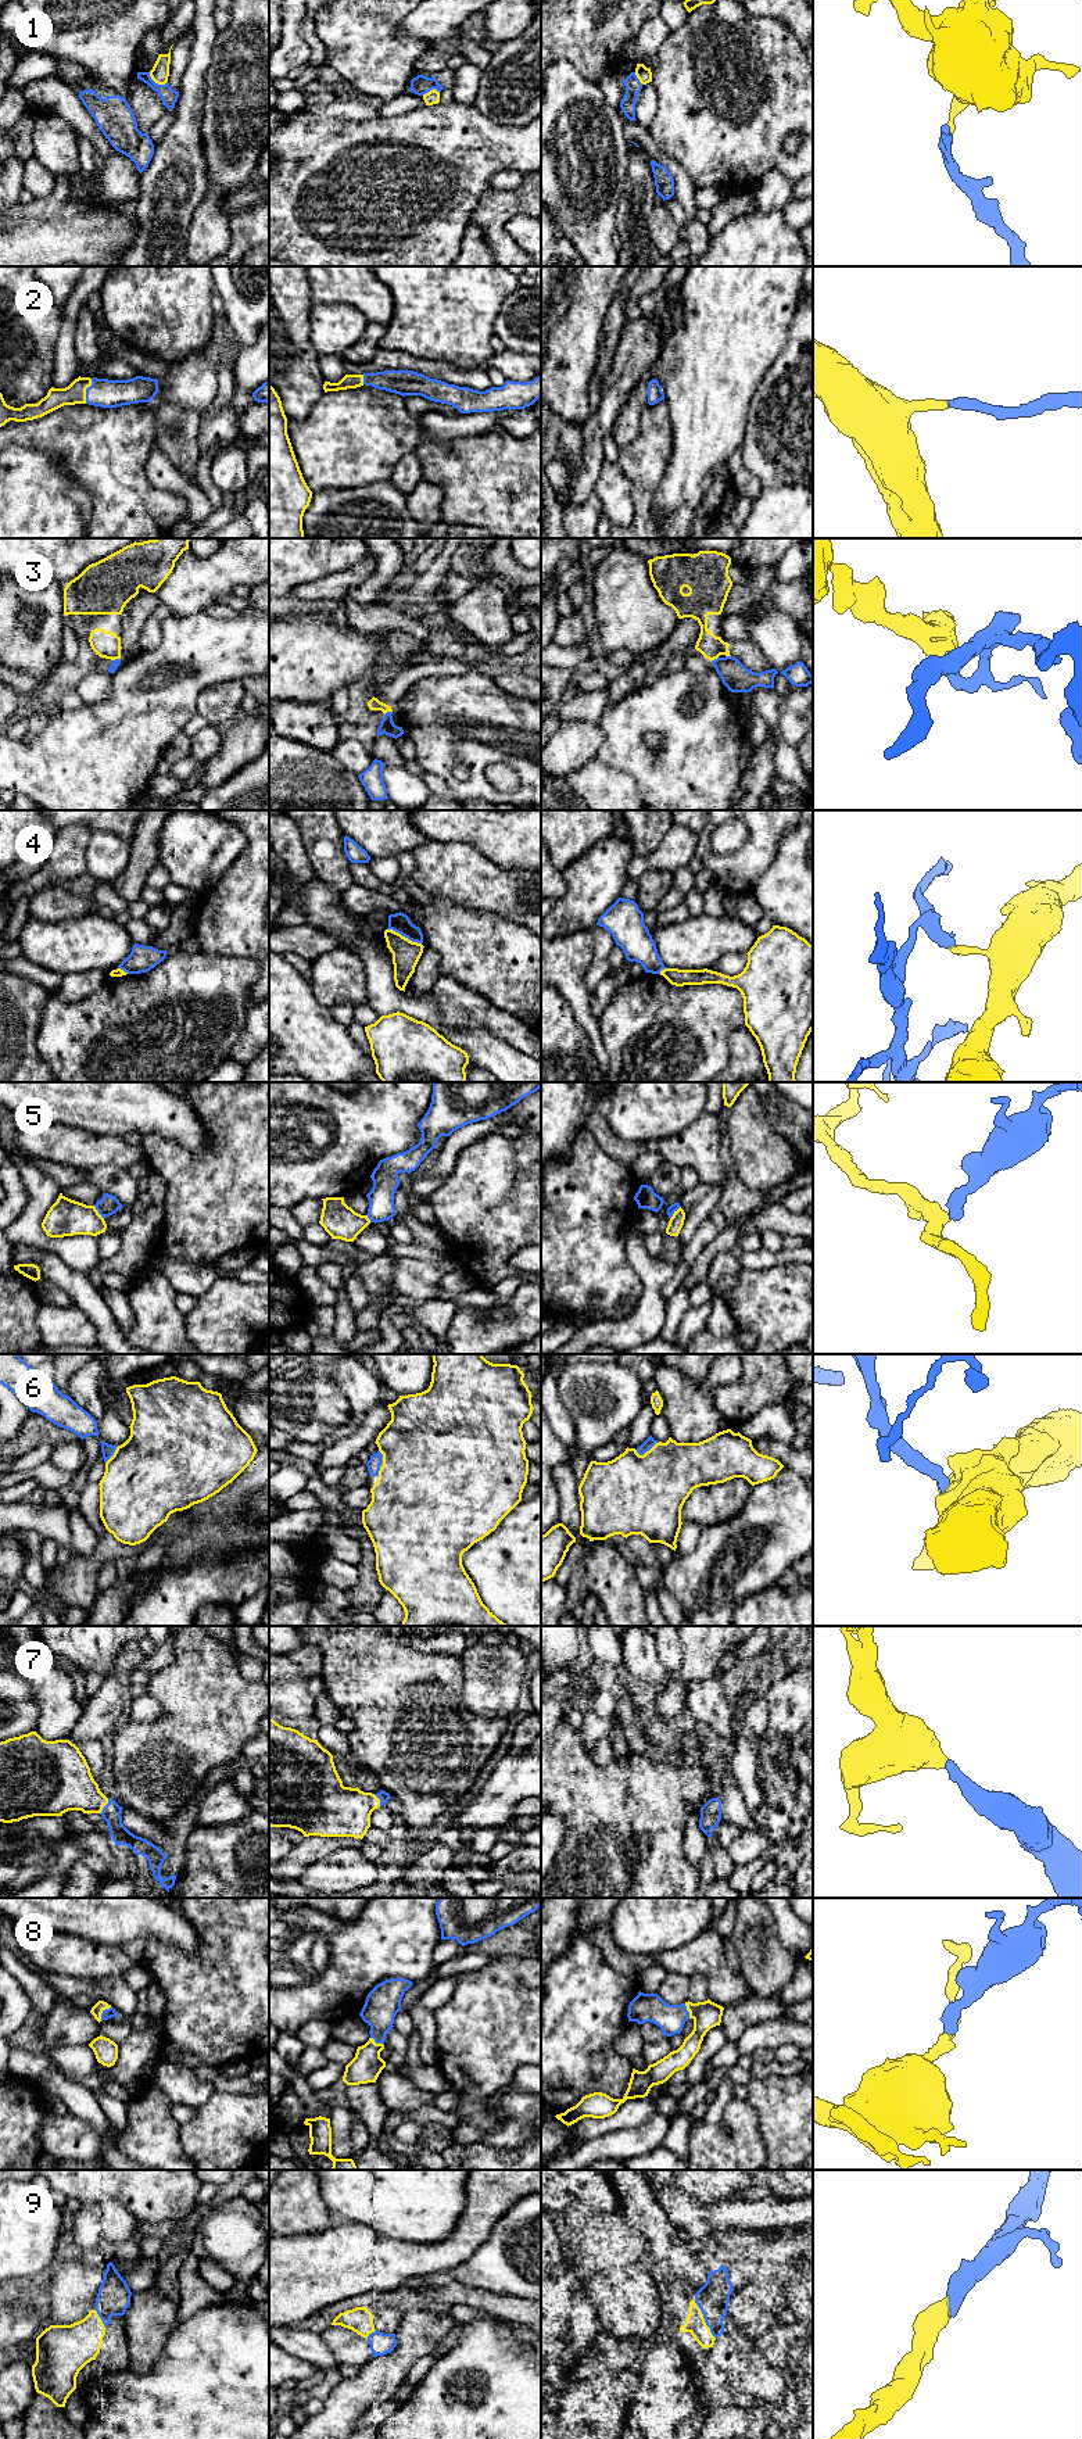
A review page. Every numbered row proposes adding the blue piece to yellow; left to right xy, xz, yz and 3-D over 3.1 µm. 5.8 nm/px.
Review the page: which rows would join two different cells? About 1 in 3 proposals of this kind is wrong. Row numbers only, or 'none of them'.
1, 3, 4, 5

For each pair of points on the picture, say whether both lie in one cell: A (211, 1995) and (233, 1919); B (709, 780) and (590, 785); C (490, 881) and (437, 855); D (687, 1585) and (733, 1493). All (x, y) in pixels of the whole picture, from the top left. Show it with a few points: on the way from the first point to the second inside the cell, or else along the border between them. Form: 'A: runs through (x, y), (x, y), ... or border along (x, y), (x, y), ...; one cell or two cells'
A: runs through (230, 1976), (233, 1973), (233, 1938); one cell
B: border along (606, 765), (626, 772), (634, 780), (640, 795); two cells
C: runs through (477, 881), (450, 867); one cell
D: border along (744, 1503), (742, 1508), (730, 1519), (703, 1528); two cells

